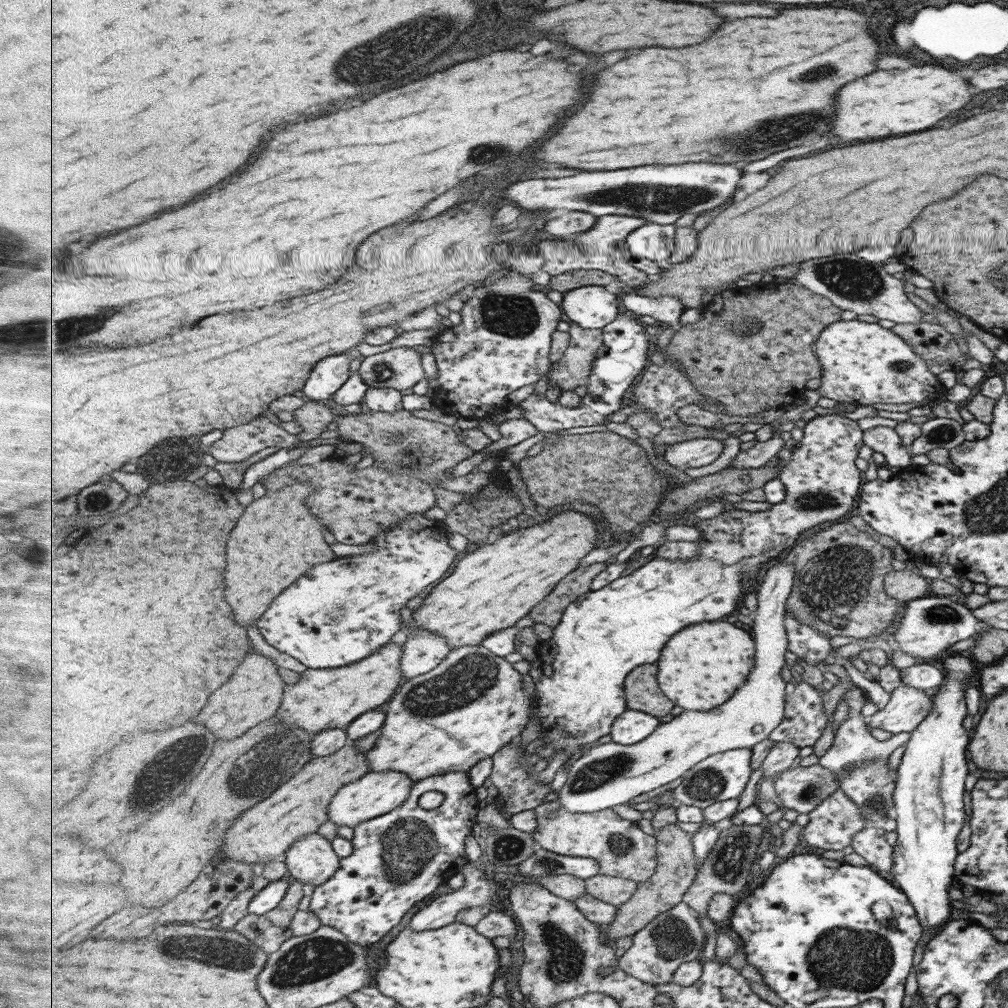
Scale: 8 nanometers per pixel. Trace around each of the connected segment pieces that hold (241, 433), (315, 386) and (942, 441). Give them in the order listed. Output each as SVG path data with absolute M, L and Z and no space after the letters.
M259 417L259 419L257 418L249 422L249 424L228 428L223 432L223 436L208 446L207 449L217 462L243 462L251 458L253 454L265 450L265 448L276 446L287 449L299 443L298 435L289 434L289 432L283 430L280 425L277 426L277 424L273 424L273 422L270 422L265 417Z
M348 353L321 360L312 371L303 393L313 402L333 400L334 395L353 375L351 360Z
M949 418L928 419L920 424L919 436L907 446L910 456L924 455L934 448L949 450L959 445L965 440L961 427L963 424Z

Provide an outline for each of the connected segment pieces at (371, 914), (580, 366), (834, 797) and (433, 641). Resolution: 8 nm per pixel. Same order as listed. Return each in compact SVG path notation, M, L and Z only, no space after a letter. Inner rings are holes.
M452 772L417 781L409 793L409 798L390 814L366 821L354 830L354 854L341 860L338 872L314 891L309 909L317 914L325 926L340 930L351 942L364 948L374 946L385 938L395 926L401 924L403 916L421 900L435 894L435 890L463 873L469 864L466 854L467 838L473 832L479 814L477 786L472 783L469 772ZM436 790L444 795L444 800L433 810L419 806L423 794Z
M569 321L569 328L570 344L549 372L550 386L559 385L563 392L571 392L581 385L588 386L598 353L604 347L603 329L585 329L572 321Z
M837 788L809 812L804 839L816 852L841 851L850 846L851 836L869 826L860 809Z
M415 630L415 634L408 636L403 648L401 670L404 681L431 672L452 651L447 640L431 630Z

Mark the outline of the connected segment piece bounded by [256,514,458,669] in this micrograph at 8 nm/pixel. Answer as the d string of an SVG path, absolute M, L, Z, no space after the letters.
M411 514L393 530L375 536L371 540L375 543L373 552L339 557L309 570L309 574L301 576L297 584L293 583L276 598L264 616L257 620L256 626L269 644L298 658L308 668L341 668L369 658L375 650L389 644L401 630L405 604L413 596L421 594L429 584L441 580L455 562L458 552L449 546L447 533L449 531L441 520L429 520L425 514Z

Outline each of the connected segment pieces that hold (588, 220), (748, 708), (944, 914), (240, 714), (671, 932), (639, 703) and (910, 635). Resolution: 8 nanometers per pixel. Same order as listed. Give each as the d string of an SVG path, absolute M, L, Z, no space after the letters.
M569 211L559 217L549 219L544 224L544 230L549 234L572 240L579 233L591 229L597 223L597 219L599 217L589 212Z
M785 559L777 561L767 569L765 578L757 590L757 611L753 615L753 634L757 640L757 670L753 670L751 682L745 684L721 710L711 712L683 712L675 716L668 723L663 723L652 736L637 742L631 746L625 746L615 741L595 745L587 753L577 759L567 774L564 786L558 791L558 798L564 808L572 814L597 813L604 809L613 809L613 806L627 804L635 796L641 796L645 792L657 790L675 778L681 778L685 773L709 756L724 753L727 750L738 748L751 748L760 742L770 738L770 734L784 721L787 701L787 682L781 678L781 670L785 666L785 654L789 651L789 638L785 628L785 616L787 602L795 587L797 567L793 563L787 563Z
M953 653L945 659L938 659L945 676L939 684L939 689L931 699L933 708L931 712L911 730L907 743L903 746L903 754L895 769L895 784L893 784L893 818L896 820L897 842L892 848L891 876L899 885L899 890L906 896L909 904L915 910L915 916L919 920L919 926L923 934L935 934L945 922L949 922L951 916L951 904L949 903L949 887L952 885L953 862L957 857L955 841L963 822L965 822L966 793L963 790L963 781L967 772L967 762L965 761L966 747L969 747L967 731L961 726L961 722L966 715L963 692L967 683L975 681L976 663L967 653Z
M255 651L255 654L249 654L249 658L245 658L245 662L237 668L237 674L233 674L233 678L221 690L217 690L217 694L209 700L209 706L205 706L205 710L197 716L197 722L213 730L217 738L235 740L247 730L277 714L284 700L286 686L279 676L279 666Z
M685 901L659 914L643 930L636 932L633 947L620 958L621 970L654 986L673 983L680 966L699 959L705 949L705 931L701 928L696 910Z
M657 664L641 666L641 670L633 670L629 674L625 682L627 705L629 709L645 711L647 714L663 718L671 714L675 704L665 696L655 674L659 674Z
M926 595L906 601L905 615L899 622L898 628L893 632L899 649L913 656L916 662L933 662L936 654L945 651L954 642L959 642L975 633L977 620L972 616L960 599Z

